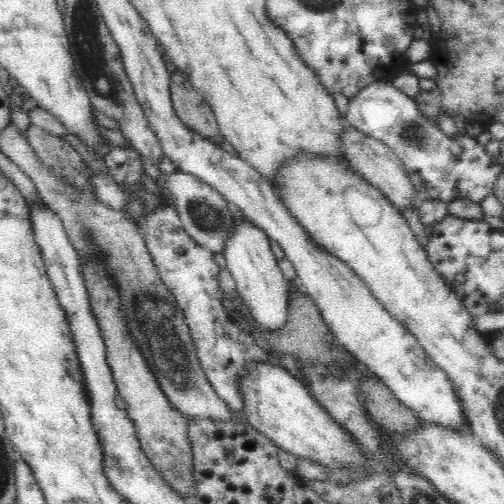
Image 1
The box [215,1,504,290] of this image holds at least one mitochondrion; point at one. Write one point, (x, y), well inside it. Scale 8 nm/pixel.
(411, 134)

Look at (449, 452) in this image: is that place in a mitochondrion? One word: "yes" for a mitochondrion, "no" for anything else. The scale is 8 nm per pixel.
no

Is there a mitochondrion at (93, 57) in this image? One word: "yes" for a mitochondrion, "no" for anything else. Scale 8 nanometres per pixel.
yes

